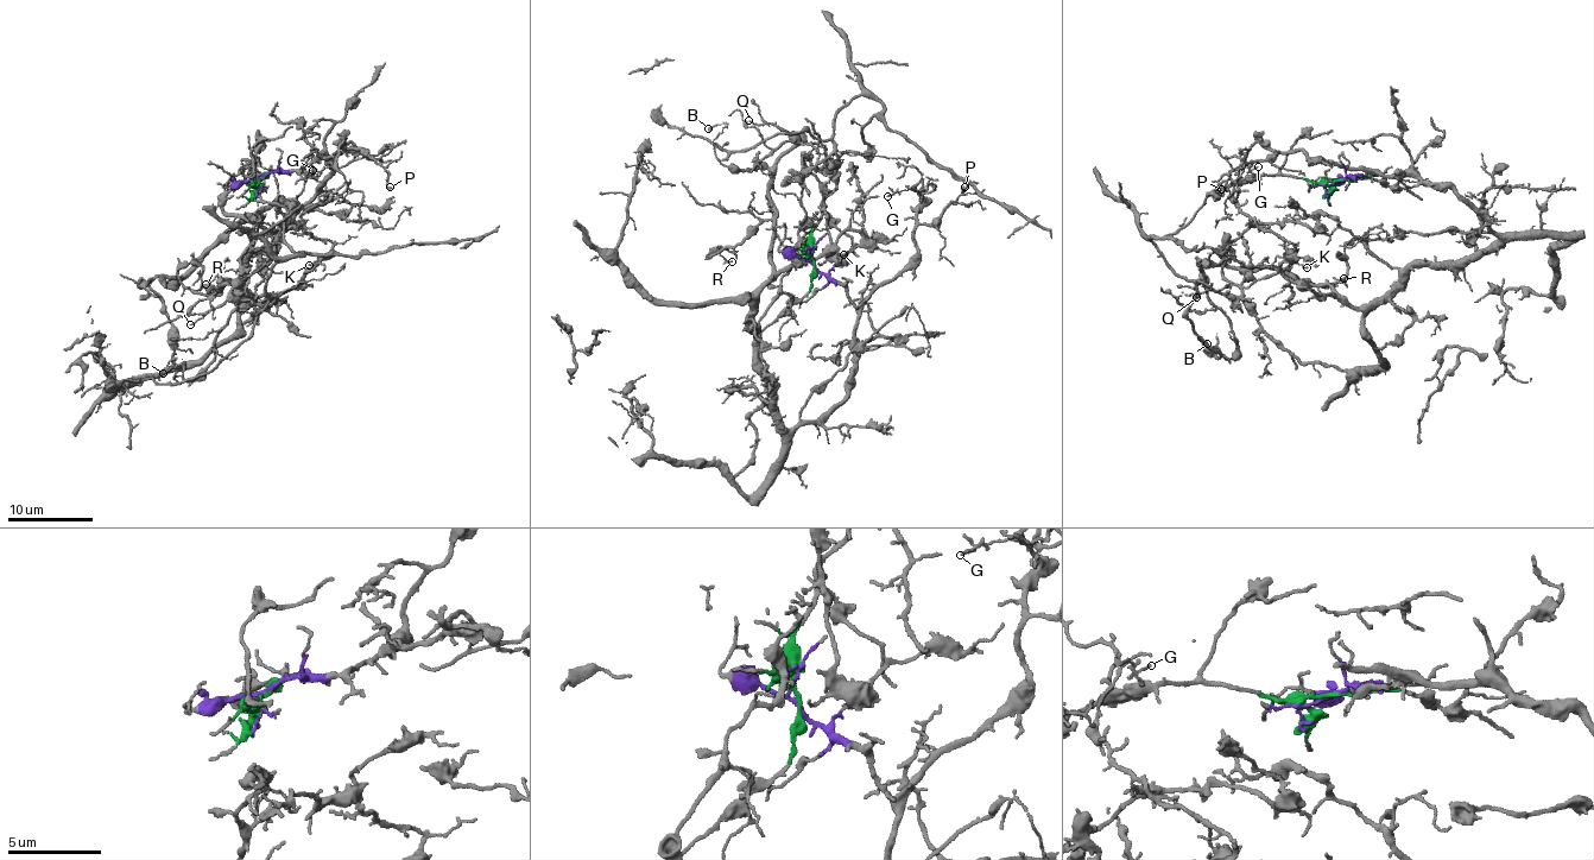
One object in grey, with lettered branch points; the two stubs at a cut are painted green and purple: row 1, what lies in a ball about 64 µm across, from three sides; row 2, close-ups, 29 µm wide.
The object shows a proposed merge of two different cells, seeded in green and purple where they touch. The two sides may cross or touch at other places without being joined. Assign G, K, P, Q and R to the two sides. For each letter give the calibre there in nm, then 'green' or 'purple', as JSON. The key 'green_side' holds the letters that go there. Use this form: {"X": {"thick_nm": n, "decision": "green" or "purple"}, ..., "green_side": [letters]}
{"G": {"thick_nm": 120, "decision": "purple"}, "K": {"thick_nm": 100, "decision": "purple"}, "P": {"thick_nm": 160, "decision": "purple"}, "Q": {"thick_nm": 80, "decision": "purple"}, "R": {"thick_nm": 130, "decision": "purple"}, "green_side": []}

